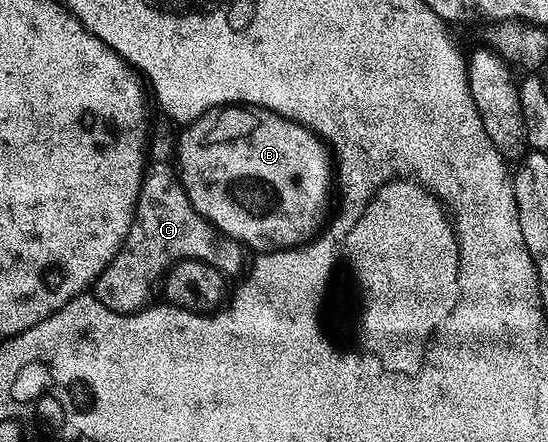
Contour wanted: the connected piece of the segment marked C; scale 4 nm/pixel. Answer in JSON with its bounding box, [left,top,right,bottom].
[92,163,247,312]

